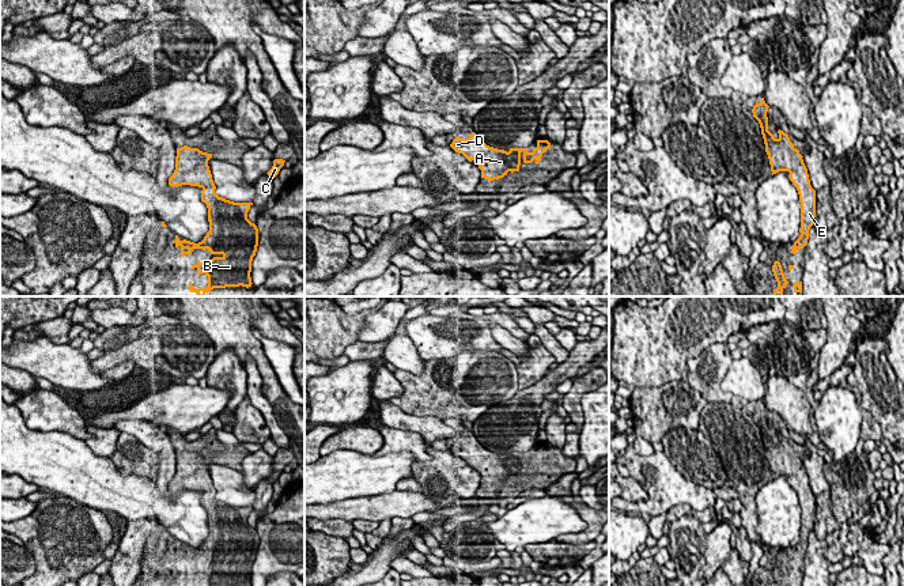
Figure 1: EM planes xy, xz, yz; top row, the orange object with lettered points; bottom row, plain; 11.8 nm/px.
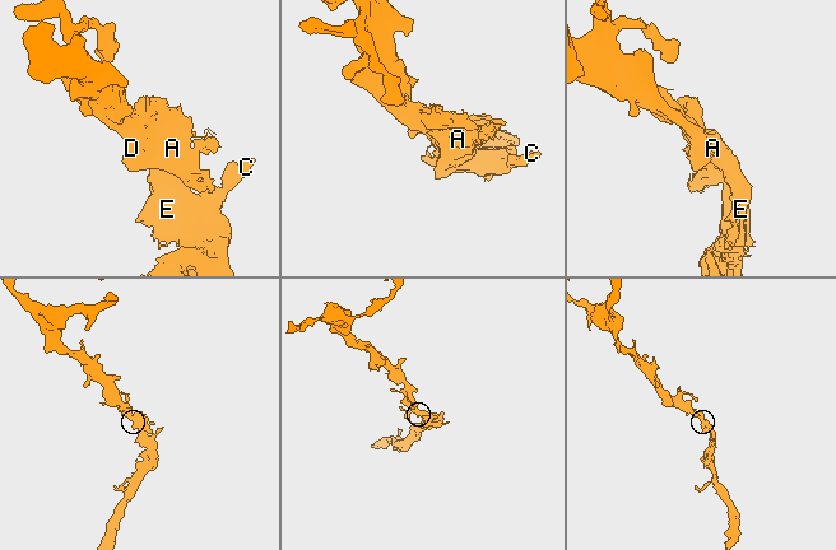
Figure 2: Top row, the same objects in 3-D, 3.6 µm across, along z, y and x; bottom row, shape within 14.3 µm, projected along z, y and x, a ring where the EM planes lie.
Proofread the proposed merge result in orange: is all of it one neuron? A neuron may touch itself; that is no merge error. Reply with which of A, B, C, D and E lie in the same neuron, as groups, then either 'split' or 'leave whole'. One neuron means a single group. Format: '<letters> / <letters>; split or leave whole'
A B C D E; leave whole

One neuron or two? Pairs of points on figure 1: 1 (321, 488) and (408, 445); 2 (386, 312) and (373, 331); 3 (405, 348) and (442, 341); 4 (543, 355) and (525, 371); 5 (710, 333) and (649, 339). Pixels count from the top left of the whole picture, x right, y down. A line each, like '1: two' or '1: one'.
1: two
2: one
3: two
4: one
5: one

